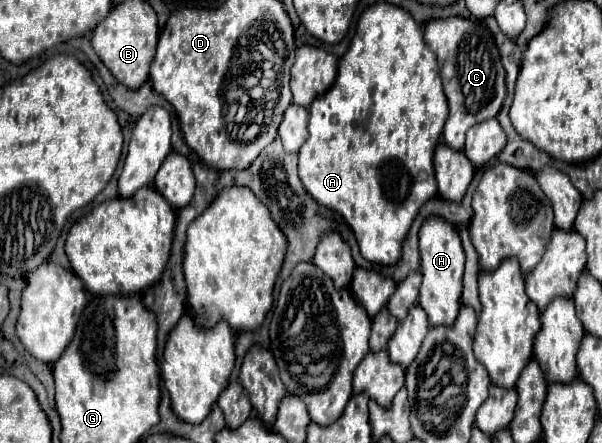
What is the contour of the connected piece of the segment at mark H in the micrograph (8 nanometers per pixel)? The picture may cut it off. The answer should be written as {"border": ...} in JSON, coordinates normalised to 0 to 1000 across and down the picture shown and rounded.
{"border":[[[713,488],[696,524],[696,569],[703,623],[696,650],[696,686],[709,704],[716,736],[749,736],[766,691],[766,628],[772,596],[772,569],[759,515],[733,488]]]}

